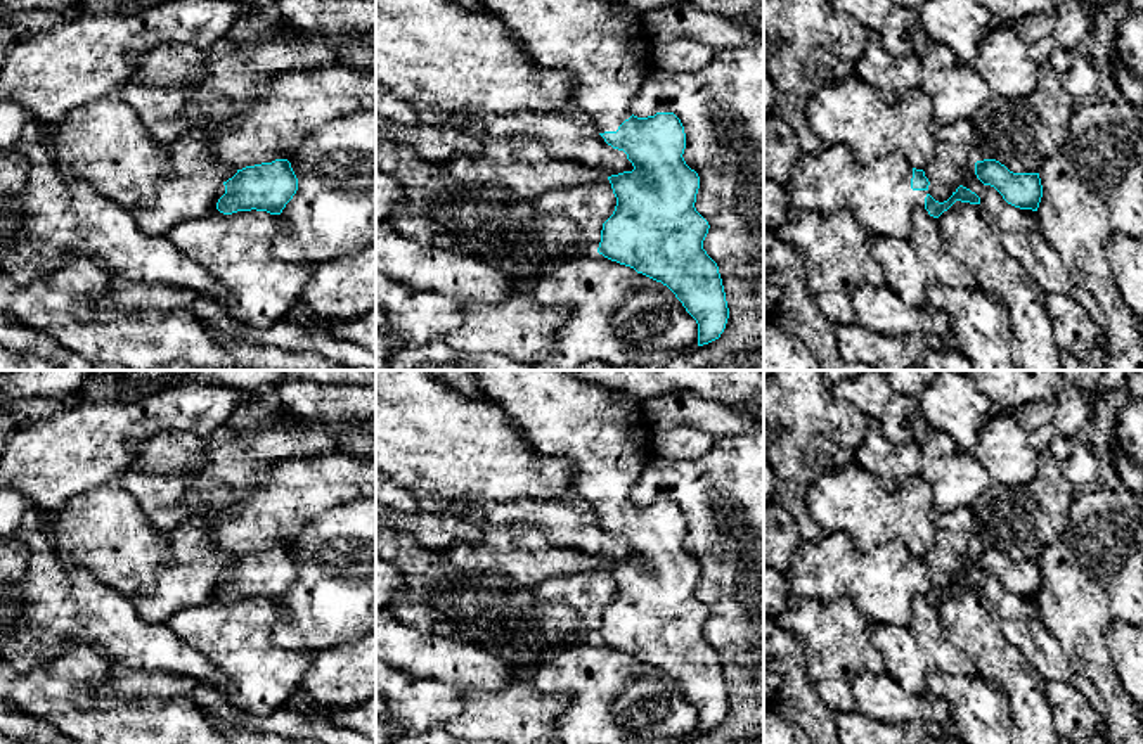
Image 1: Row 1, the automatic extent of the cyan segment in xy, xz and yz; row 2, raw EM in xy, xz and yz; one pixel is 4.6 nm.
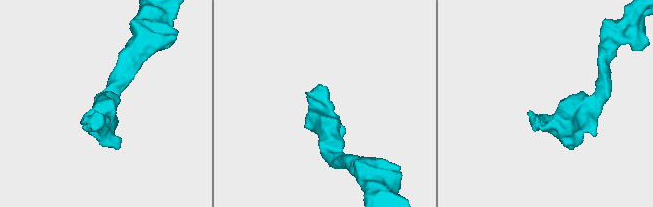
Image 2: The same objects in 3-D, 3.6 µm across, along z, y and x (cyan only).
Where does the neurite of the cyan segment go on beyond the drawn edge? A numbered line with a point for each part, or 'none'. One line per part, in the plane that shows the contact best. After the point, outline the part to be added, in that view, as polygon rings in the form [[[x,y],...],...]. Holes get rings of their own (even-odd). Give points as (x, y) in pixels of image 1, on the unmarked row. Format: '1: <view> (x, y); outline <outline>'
1: yz (878, 582); outline [[[833,531],[821,542],[802,538],[783,573],[791,595],[821,602],[849,597],[873,625],[906,625],[913,599],[925,595],[928,581],[913,578],[911,566],[902,540],[859,552],[847,533]]]

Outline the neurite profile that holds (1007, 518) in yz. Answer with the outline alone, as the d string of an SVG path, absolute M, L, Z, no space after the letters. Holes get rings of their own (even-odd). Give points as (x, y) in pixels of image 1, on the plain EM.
M1048 450L1037 452L1036 478L1029 484L991 483L968 507L975 548L996 547L1013 561L1039 561L1067 528L1074 498L1055 457Z

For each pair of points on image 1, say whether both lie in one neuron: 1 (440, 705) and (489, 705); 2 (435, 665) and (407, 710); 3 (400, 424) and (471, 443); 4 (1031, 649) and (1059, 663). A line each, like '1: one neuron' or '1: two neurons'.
1: two neurons
2: two neurons
3: one neuron
4: one neuron

